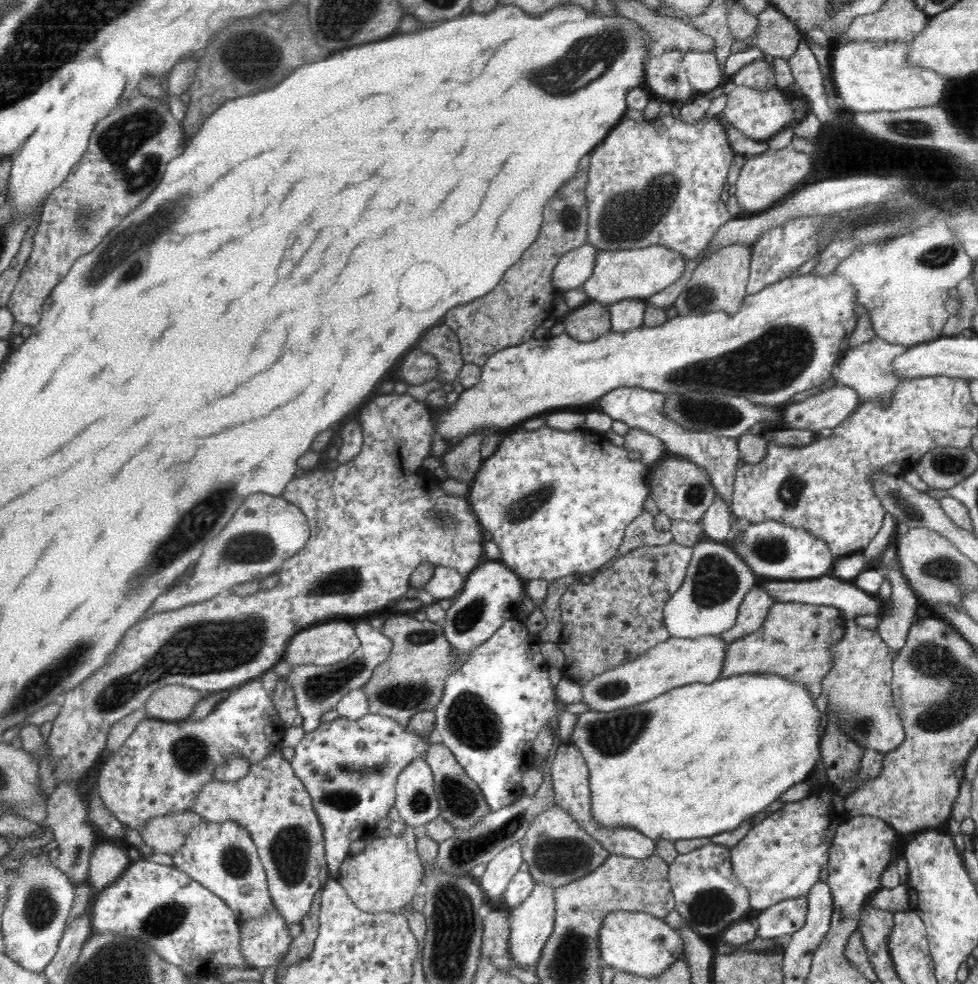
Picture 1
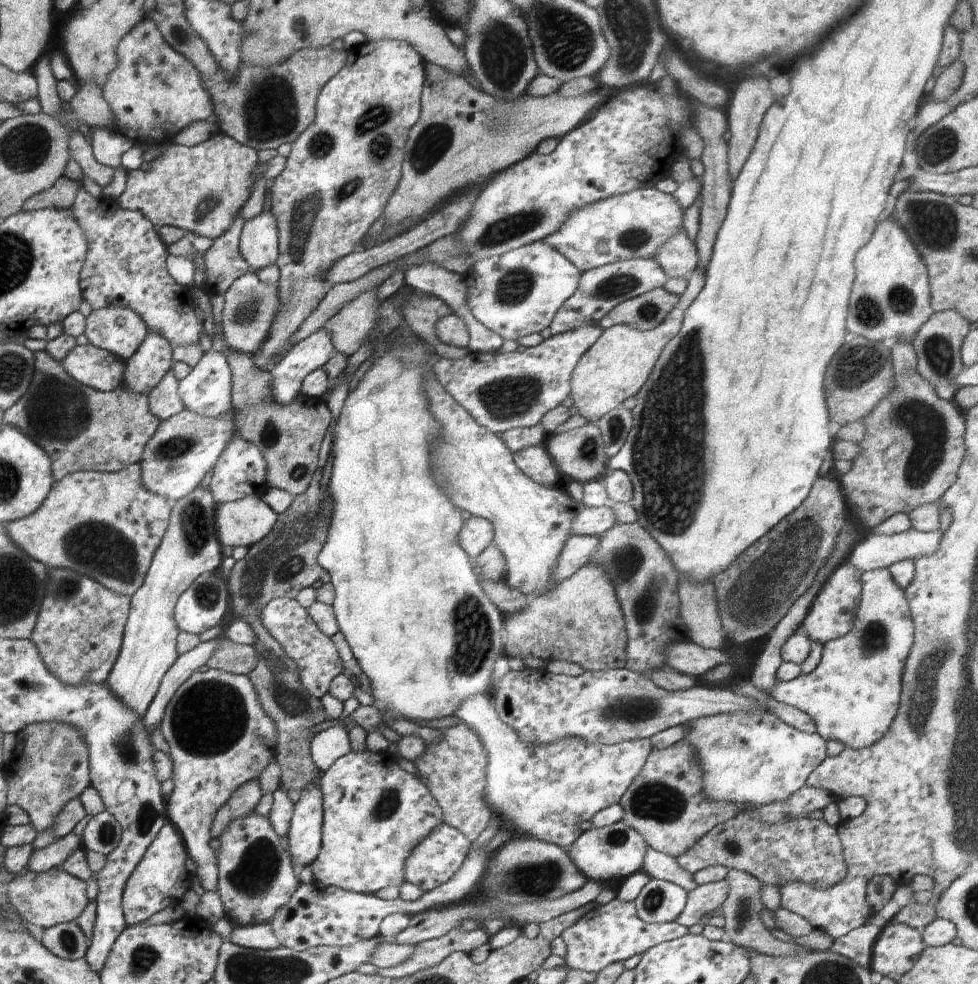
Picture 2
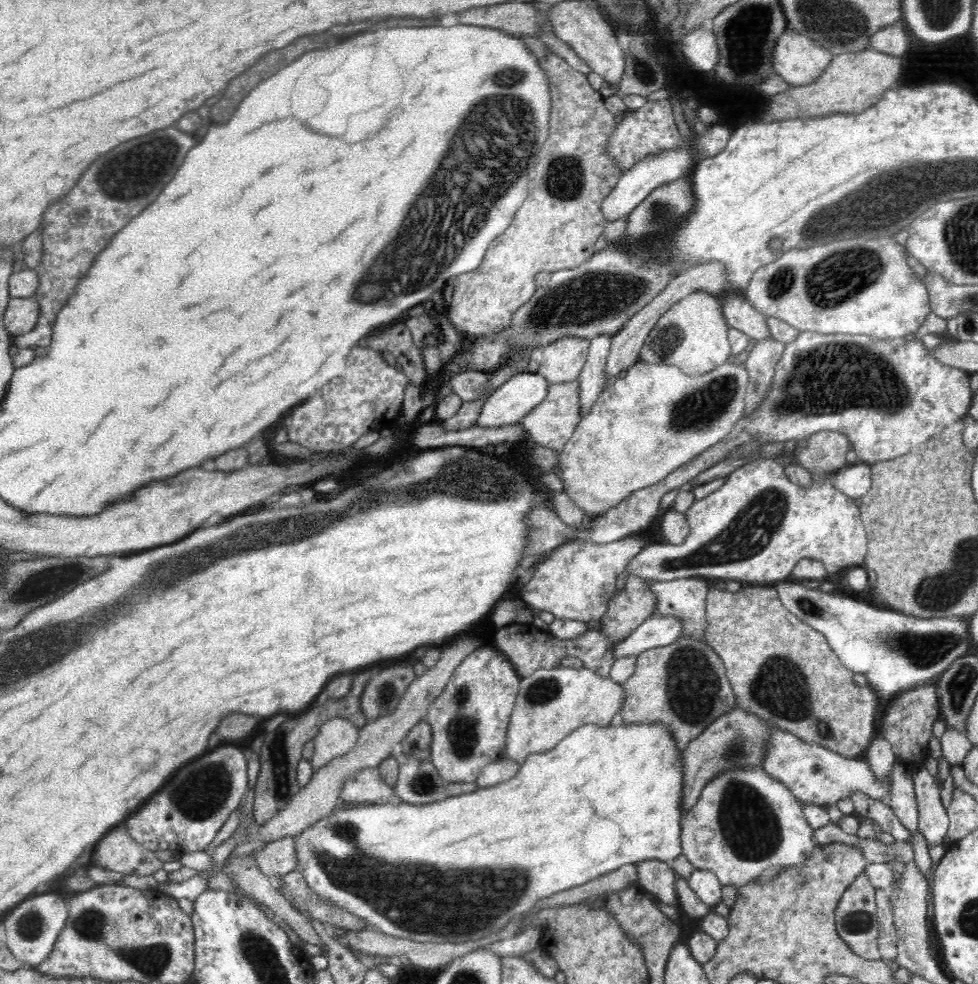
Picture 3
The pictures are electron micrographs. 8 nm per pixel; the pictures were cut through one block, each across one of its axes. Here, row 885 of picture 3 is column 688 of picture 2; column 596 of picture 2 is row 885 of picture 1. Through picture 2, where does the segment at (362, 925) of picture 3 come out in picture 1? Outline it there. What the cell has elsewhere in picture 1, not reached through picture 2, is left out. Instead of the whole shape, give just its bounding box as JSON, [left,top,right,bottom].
[334,825,424,914]

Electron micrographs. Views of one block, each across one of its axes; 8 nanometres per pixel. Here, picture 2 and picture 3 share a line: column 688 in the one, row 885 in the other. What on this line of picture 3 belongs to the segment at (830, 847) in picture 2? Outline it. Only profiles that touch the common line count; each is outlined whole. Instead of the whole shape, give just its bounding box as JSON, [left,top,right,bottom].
[835,871,881,961]

